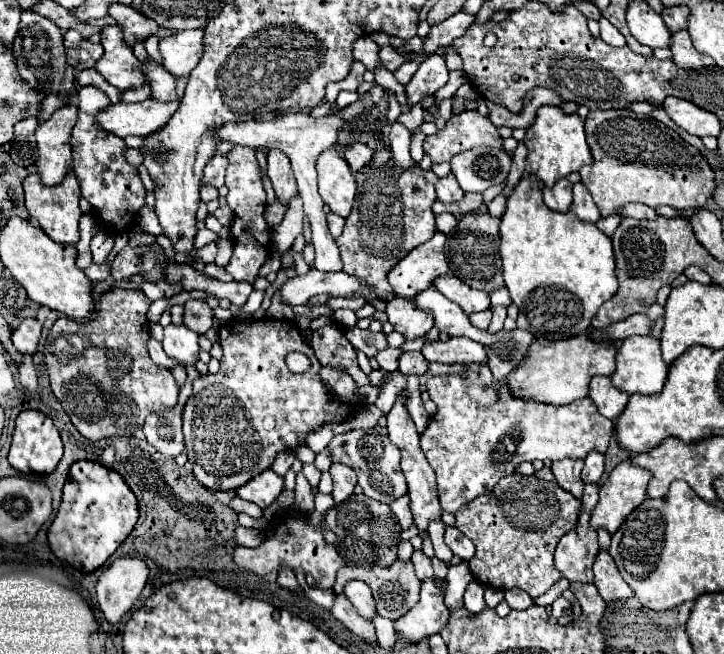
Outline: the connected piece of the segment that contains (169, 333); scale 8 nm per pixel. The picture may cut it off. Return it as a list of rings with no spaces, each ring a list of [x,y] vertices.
[[[169,324],[169,326],[165,326],[163,350],[167,352],[167,356],[175,358],[181,364],[195,364],[199,360],[197,334],[191,332],[183,324],[179,324],[179,326]]]

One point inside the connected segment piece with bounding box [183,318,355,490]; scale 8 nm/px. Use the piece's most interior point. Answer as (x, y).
(235, 422)

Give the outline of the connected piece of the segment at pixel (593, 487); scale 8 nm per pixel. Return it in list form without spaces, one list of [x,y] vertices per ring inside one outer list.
[[[585,484],[581,502],[581,514],[577,520],[577,526],[567,532],[555,550],[555,568],[567,578],[569,582],[591,582],[593,572],[591,566],[597,558],[599,546],[597,546],[597,532],[591,530],[589,518],[591,510],[597,504],[597,484]]]

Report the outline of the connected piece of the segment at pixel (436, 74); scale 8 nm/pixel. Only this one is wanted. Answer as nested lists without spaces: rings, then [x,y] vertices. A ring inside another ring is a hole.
[[[431,54],[415,72],[413,80],[405,86],[409,102],[415,106],[427,96],[433,96],[441,86],[447,84],[449,70],[445,66],[445,60],[437,54]]]

